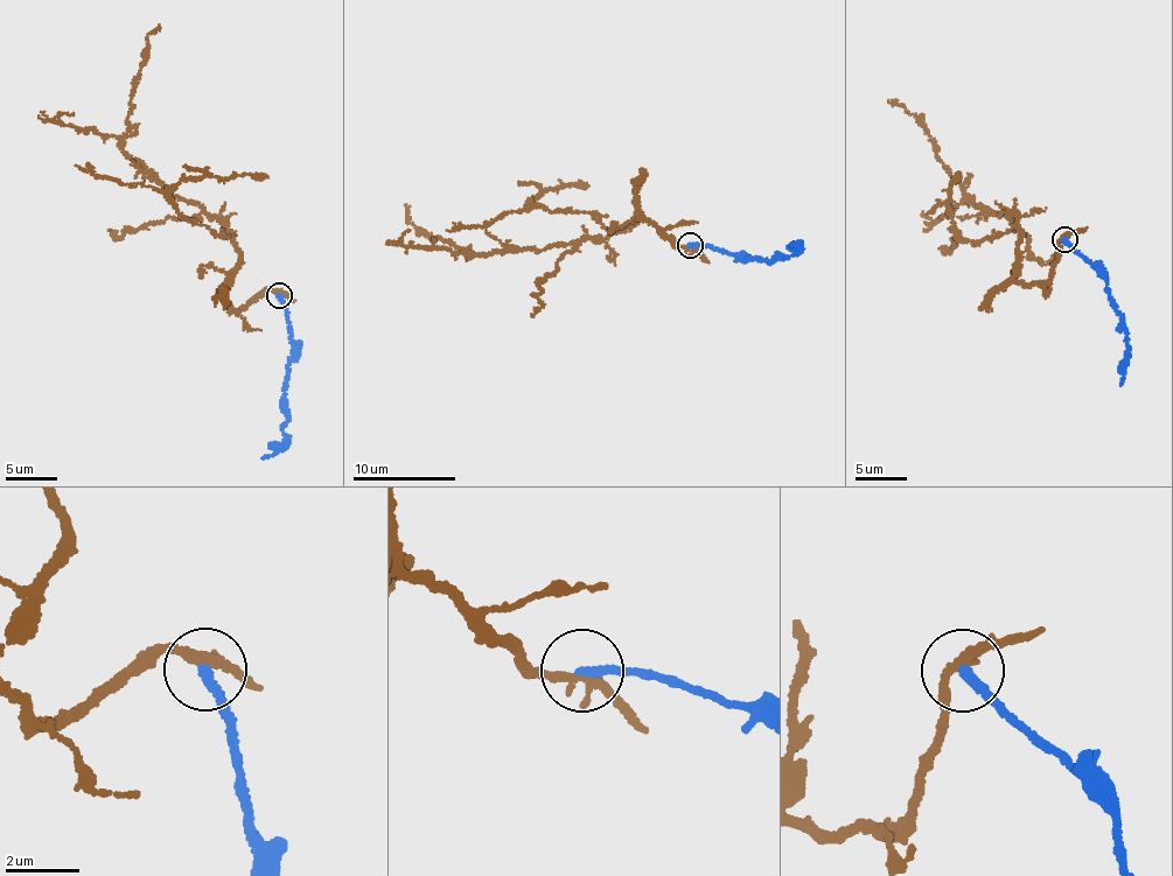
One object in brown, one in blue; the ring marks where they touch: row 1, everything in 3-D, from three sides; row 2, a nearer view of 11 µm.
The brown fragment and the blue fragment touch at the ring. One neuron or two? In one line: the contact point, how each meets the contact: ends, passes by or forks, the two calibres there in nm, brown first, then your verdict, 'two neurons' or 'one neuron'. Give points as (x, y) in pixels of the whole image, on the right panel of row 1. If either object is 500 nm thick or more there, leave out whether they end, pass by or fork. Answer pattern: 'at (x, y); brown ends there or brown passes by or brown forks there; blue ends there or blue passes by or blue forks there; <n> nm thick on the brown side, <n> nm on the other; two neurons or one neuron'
at (1065, 239); brown forks there; blue ends there; 200 nm thick on the brown side, 240 nm on the other; two neurons

